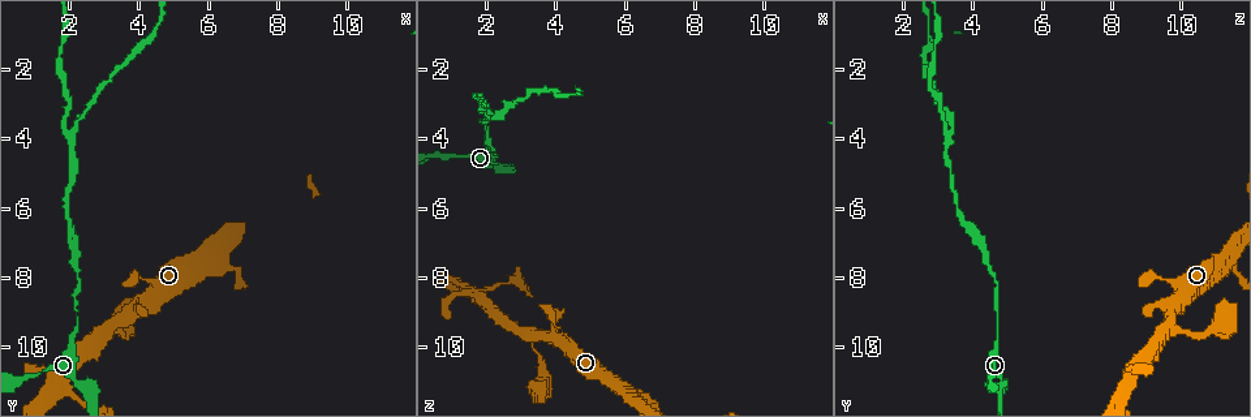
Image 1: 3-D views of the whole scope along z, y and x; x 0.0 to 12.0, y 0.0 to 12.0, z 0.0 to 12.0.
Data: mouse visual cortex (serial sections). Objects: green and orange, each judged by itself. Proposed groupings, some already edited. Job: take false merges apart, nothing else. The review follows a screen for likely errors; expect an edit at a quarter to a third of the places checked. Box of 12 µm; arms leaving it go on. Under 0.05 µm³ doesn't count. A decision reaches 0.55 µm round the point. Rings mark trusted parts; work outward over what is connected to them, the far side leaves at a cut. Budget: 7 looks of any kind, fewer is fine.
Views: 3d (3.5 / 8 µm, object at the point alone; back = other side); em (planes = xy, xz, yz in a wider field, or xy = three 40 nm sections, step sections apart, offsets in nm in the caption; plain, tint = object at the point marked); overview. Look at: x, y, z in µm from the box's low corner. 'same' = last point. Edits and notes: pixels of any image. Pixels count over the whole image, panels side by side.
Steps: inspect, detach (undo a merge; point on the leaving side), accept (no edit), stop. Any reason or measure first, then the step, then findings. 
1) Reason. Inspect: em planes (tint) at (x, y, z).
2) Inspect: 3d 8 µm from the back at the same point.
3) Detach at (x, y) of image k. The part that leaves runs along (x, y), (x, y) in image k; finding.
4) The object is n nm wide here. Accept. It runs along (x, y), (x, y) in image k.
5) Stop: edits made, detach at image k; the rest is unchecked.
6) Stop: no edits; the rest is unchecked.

Narrows sharply. Inspect: 3d 3.5 µm at (0.8, 10.8, 4.5).

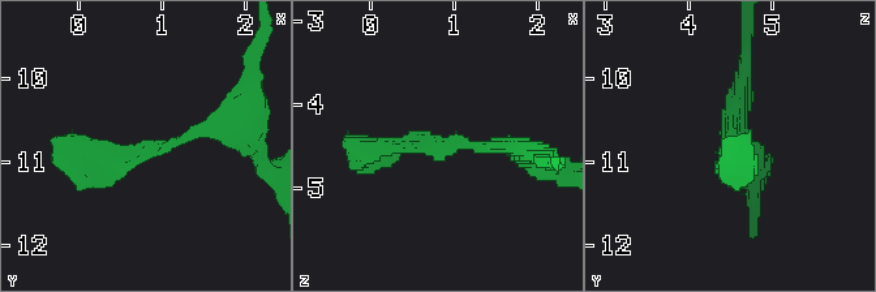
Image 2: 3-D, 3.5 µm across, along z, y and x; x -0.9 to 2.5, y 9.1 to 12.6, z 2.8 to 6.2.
Now the EM. Inspect: em planes (tint) at (0.85, 10.85, 4.55).

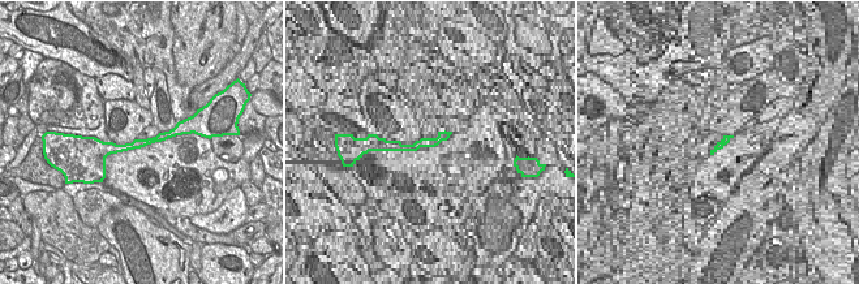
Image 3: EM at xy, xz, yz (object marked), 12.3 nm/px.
Cut it another way. Inspect: em xy step 5 (tint) at the same point.

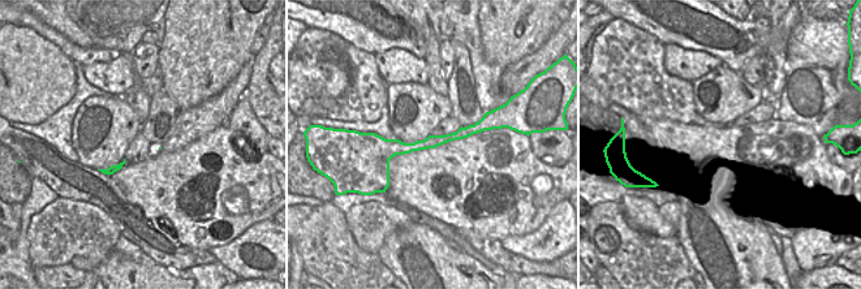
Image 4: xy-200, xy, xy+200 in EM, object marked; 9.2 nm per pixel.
3 arms meet here. Accept. It runs along (485, 124), (423, 145), (377, 152) in image 4; continuous, no second cell.

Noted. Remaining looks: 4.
Abrupt turn. Inspect: 3d 3.5 µm at (1.9, 11.0, 8.4).

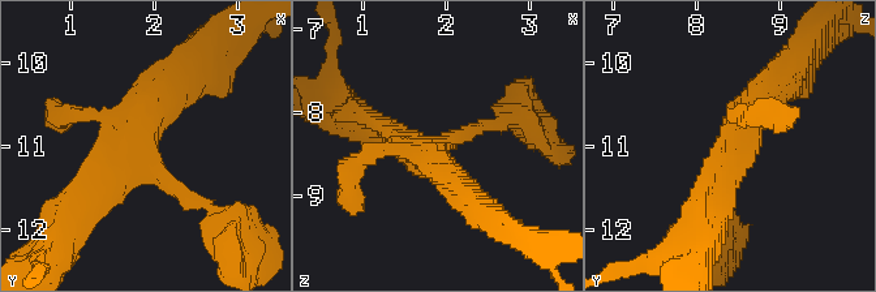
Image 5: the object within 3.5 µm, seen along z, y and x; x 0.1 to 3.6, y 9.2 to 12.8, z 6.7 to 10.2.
Need the tissue. Inspect: em planes (tint) at (1.80, 11.05, 8.45).

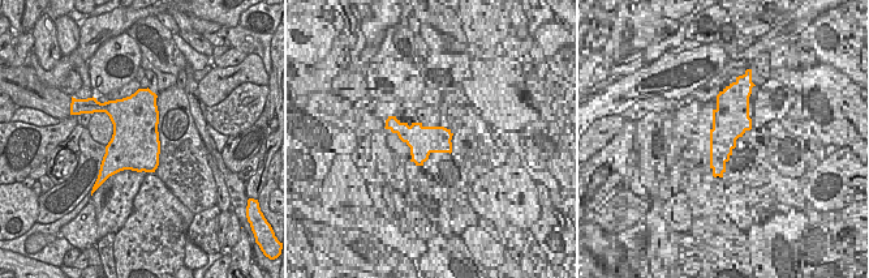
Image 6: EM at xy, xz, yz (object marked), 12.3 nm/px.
4 arms meet here. Accept. It runs along (170, 82), (81, 211) in image 5; one cell here.

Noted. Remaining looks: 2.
Calibre changes. Inspect: 3d 3.5 µm from the back at (4.2, 8.1, 9.6).

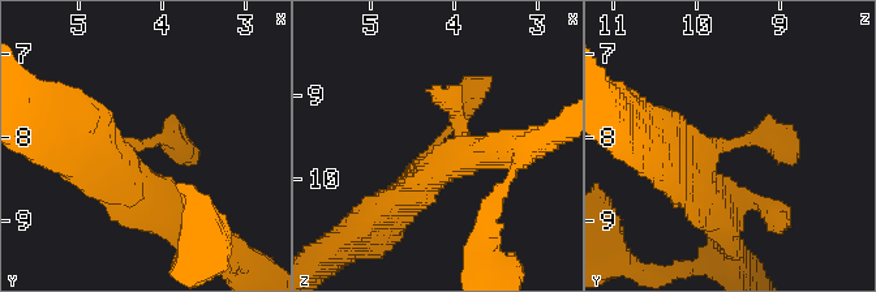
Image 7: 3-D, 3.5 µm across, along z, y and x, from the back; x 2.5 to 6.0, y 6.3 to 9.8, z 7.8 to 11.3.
Inspect: em xy step 3 (tint) at (4.20, 8.10, 9.55).

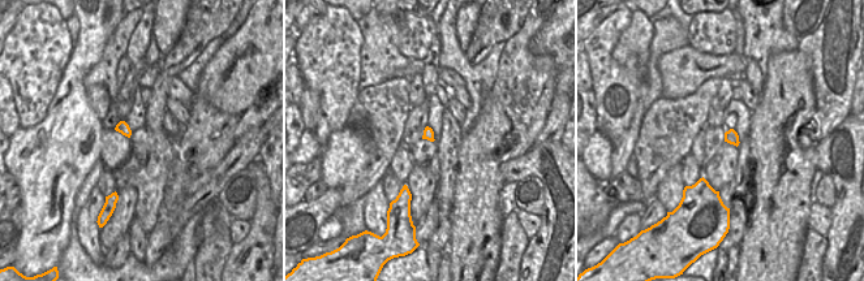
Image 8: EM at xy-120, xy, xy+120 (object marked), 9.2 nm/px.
Accept. It runs along (398, 204), (485, 84) in image 7; one cell here.

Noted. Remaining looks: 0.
Stop: no edits; the rest is unchecked.

